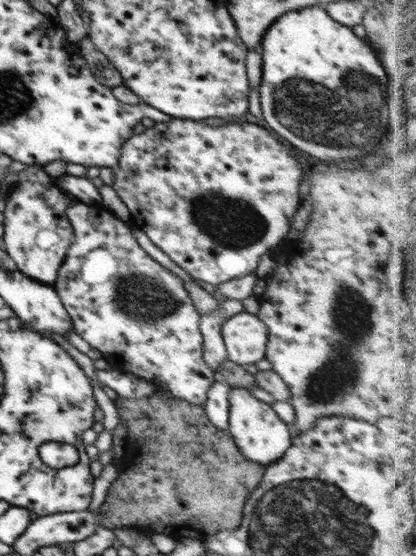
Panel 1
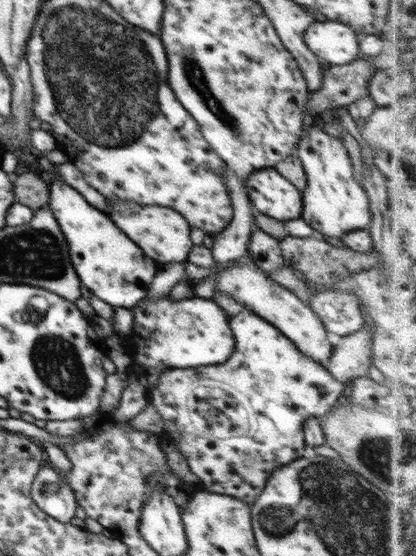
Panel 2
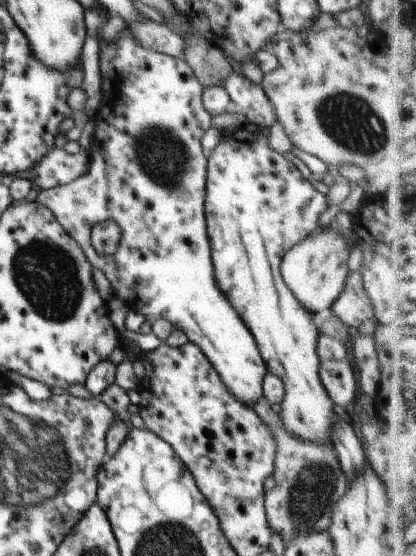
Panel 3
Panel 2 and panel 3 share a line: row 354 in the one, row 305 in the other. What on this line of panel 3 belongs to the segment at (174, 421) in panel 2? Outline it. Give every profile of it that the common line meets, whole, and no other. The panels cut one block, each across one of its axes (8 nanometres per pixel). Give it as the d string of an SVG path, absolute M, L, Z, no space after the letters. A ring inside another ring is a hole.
M248 122L222 132L218 146L207 157L205 196L207 233L216 284L252 330L267 369L283 380L285 395L279 415L286 432L294 438L330 447L333 427L339 419L334 412L335 402L329 398L319 377L317 340L320 333L313 320L314 314L296 300L281 275L283 256L318 230L320 215L328 210L328 200L302 177L294 163L270 148L268 135L258 125Z

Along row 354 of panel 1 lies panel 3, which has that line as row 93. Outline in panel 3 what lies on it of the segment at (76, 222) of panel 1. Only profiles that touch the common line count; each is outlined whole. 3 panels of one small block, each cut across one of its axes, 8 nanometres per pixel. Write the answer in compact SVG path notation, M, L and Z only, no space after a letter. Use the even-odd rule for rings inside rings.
M127 27L120 34L116 44L110 44L103 38L103 44L99 44L99 67L101 68L101 91L102 100L100 112L94 118L95 135L91 143L91 163L86 174L78 177L70 184L64 186L54 186L54 188L40 190L38 197L34 200L50 208L58 222L65 228L65 231L82 247L86 258L90 261L93 268L99 268L112 285L115 296L124 300L130 308L144 315L146 321L151 324L158 319L166 319L171 322L175 328L184 331L191 343L194 343L209 358L212 366L218 371L224 384L234 394L235 399L241 400L252 407L253 404L263 396L263 378L269 371L266 363L258 350L256 340L252 338L250 330L244 326L236 310L228 304L224 294L218 290L214 282L214 267L211 259L211 246L207 233L207 222L205 215L205 196L207 183L207 156L201 145L203 134L211 127L213 116L204 108L202 83L197 79L190 65L182 58L177 59L173 56L156 52L148 47L142 46L129 31ZM113 220L121 228L122 238L117 251L112 255L99 255L91 243L91 228L99 222Z

